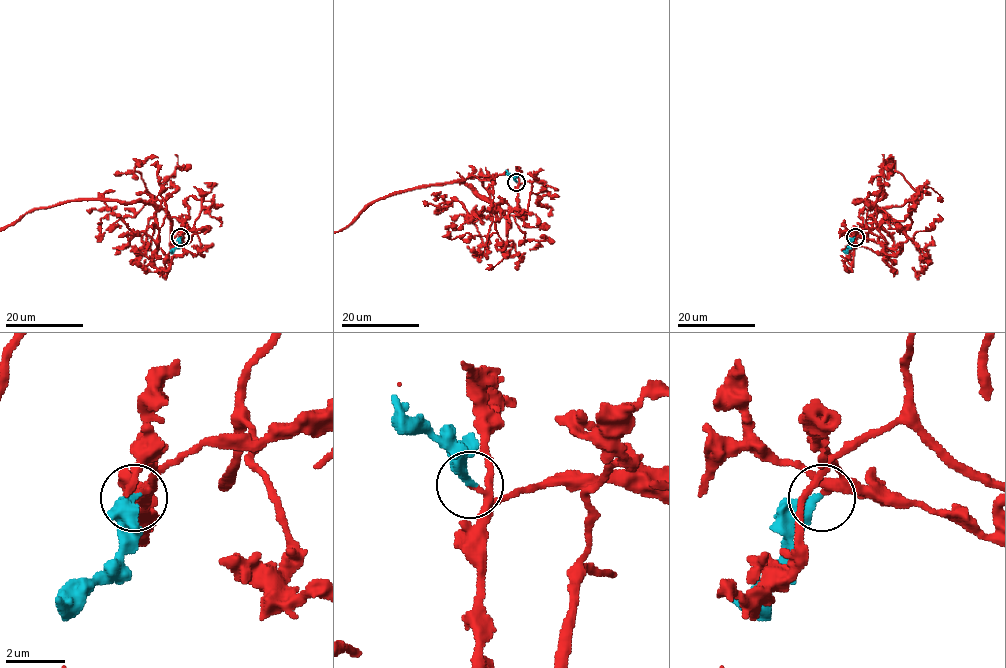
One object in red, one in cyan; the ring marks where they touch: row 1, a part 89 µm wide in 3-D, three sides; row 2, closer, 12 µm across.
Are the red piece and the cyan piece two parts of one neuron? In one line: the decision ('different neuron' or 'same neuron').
same neuron

